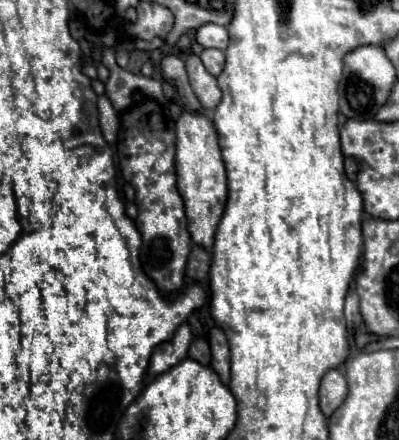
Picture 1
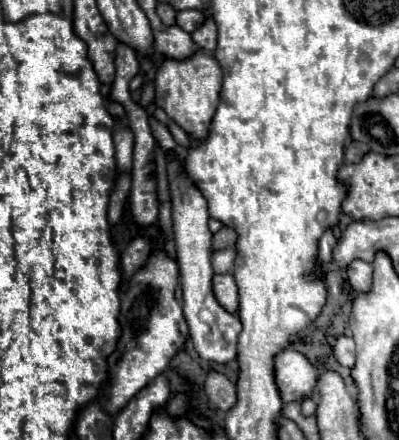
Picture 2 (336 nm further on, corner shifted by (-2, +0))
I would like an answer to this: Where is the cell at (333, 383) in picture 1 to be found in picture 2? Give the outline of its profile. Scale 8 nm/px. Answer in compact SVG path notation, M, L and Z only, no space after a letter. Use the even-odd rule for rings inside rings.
M288 348L286 352L276 356L274 366L276 366L276 384L278 384L278 390L280 390L284 402L302 402L302 398L312 396L314 386L318 382L318 370L304 354L296 352L294 348Z

